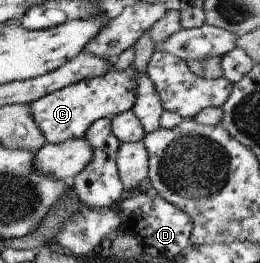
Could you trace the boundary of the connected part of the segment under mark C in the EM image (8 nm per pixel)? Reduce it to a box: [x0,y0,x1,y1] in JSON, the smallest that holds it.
[29,65,137,145]

